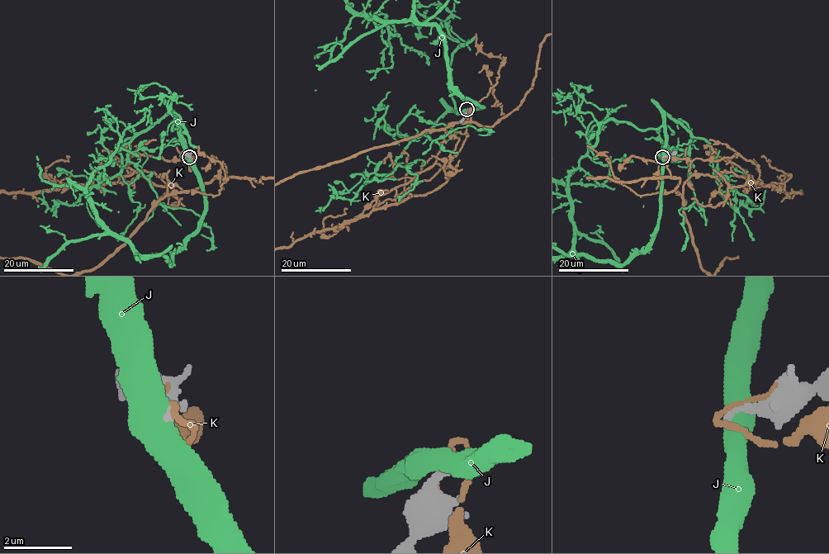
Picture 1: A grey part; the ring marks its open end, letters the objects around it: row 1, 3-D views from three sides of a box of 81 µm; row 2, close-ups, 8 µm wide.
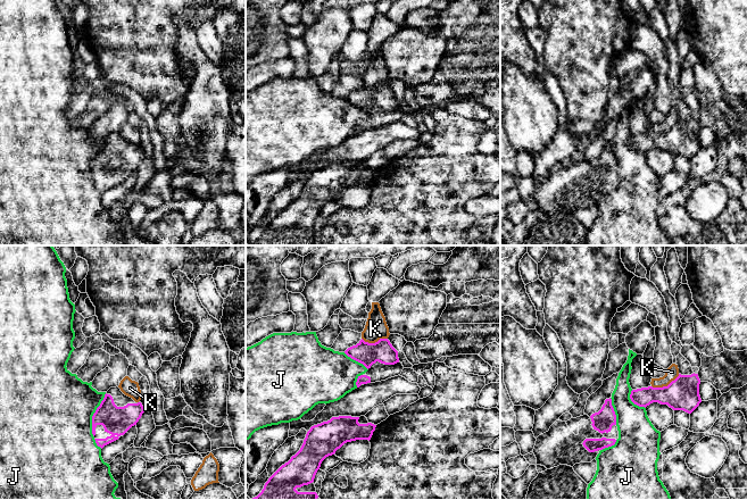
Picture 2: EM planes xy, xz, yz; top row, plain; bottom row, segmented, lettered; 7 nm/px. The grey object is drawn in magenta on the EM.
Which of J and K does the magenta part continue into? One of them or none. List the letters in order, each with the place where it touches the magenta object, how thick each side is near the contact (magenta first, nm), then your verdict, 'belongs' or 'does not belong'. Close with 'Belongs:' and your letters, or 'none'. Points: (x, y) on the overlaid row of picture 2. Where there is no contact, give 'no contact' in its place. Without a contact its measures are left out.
J: contact xy (93, 415); calibres 200 and 480 nm; does not belong
K: contact yz (665, 386); calibres 240 and 90 nm; does not belong
Belongs: none

